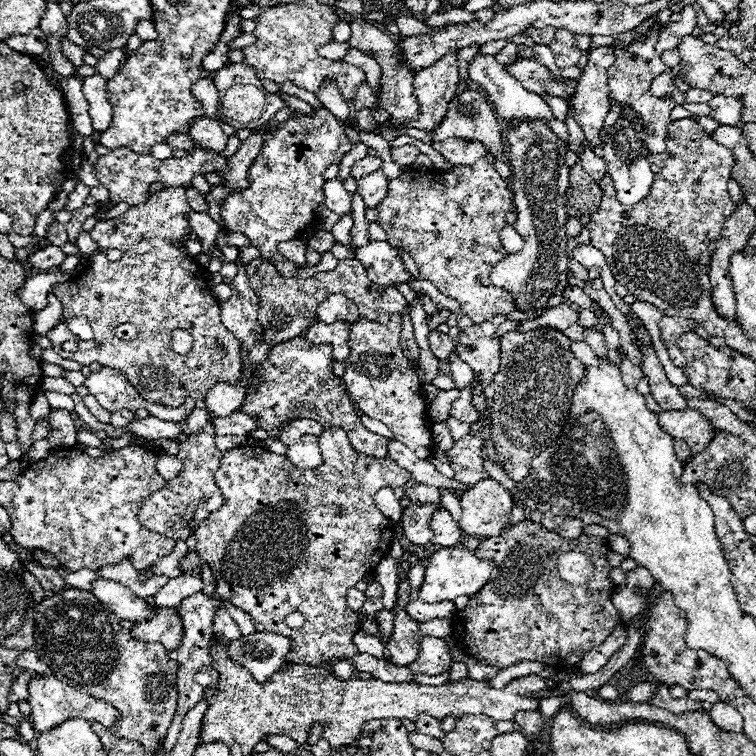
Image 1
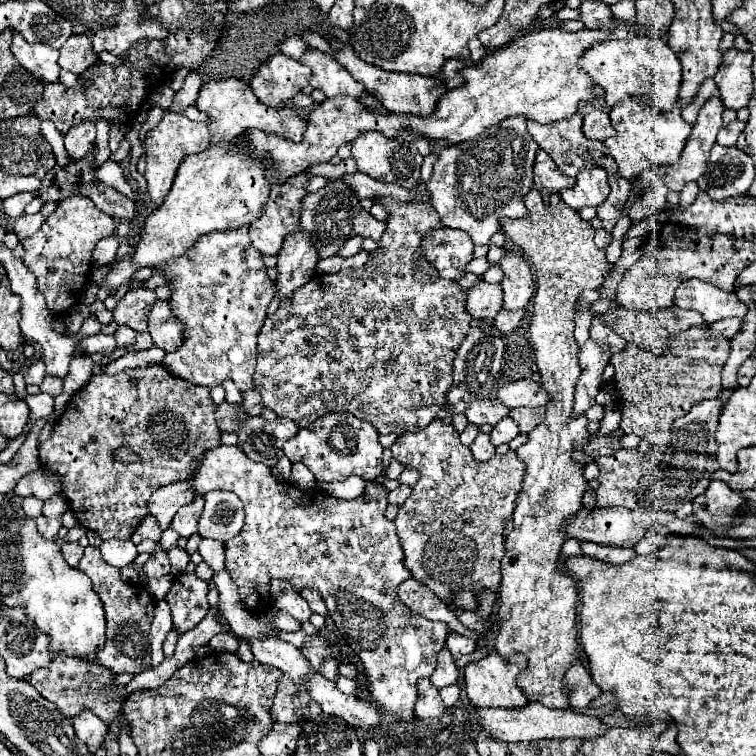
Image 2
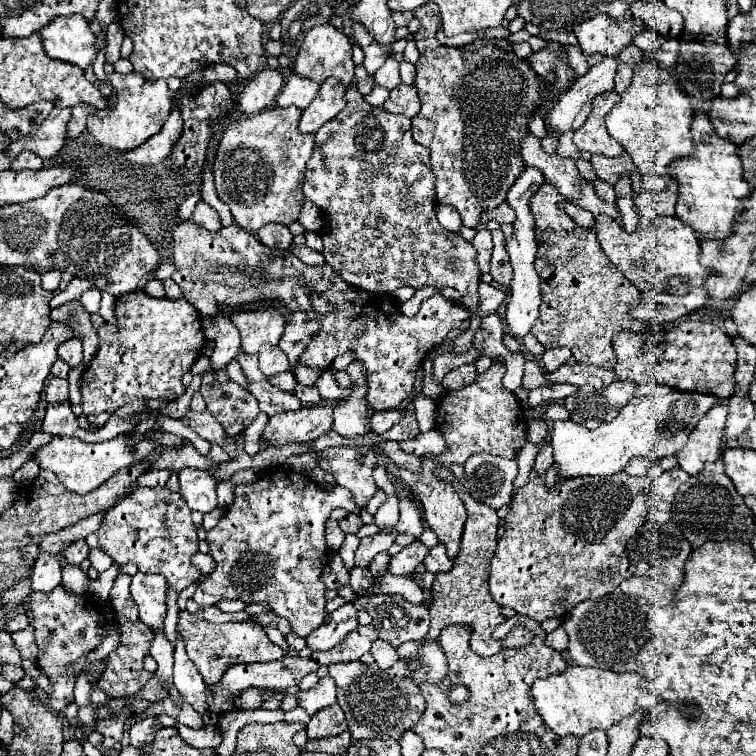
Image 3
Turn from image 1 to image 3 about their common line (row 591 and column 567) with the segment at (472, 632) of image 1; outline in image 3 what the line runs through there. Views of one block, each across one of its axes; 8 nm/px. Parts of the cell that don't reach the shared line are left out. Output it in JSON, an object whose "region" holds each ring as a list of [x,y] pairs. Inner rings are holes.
{"region":[[[624,472],[606,478],[570,478],[566,482],[556,482],[552,490],[546,490],[544,478],[530,478],[512,498],[506,516],[506,532],[498,540],[498,550],[490,564],[492,598],[500,606],[514,608],[518,614],[544,622],[546,618],[562,618],[586,598],[602,598],[612,592],[634,574],[634,566],[626,556],[626,542],[646,518],[650,508],[650,486],[650,478],[632,478]]]}

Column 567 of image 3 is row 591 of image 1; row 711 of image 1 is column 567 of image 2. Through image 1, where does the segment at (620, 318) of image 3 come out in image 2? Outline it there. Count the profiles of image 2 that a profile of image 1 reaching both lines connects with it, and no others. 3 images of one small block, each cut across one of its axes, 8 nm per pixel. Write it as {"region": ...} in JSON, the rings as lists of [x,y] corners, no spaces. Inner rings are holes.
{"region":[[[538,150],[536,162],[534,162],[534,186],[538,188],[538,192],[542,194],[542,200],[546,200],[546,204],[550,202],[552,194],[560,194],[562,190],[572,188],[574,182],[576,182],[574,178],[562,174],[554,166],[554,160],[544,150]]]}

